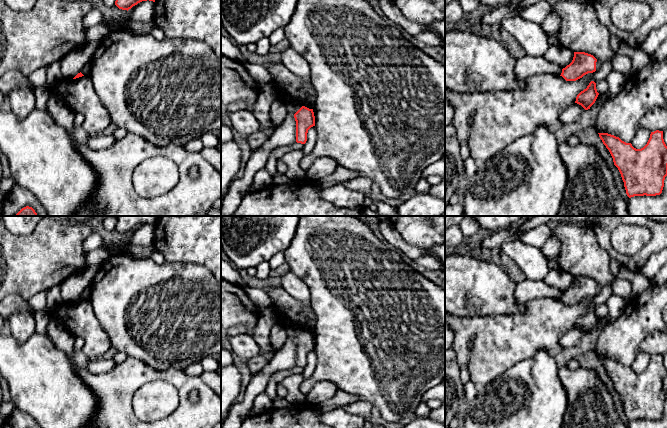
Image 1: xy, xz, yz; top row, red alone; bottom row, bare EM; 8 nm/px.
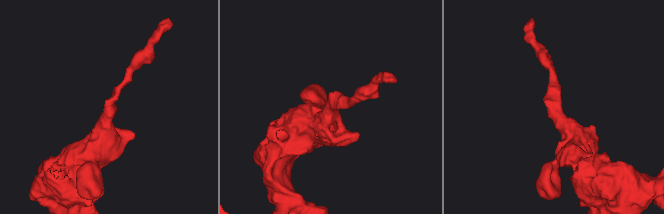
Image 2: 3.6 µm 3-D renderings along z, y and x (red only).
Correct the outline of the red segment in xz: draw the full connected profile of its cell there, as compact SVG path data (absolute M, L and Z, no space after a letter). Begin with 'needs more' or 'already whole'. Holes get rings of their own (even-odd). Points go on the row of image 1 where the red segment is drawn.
already whole; M302 106L295 114L296 121L296 142L305 144L308 130L315 126L315 116L313 109Z

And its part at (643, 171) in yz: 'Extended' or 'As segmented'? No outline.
As segmented

